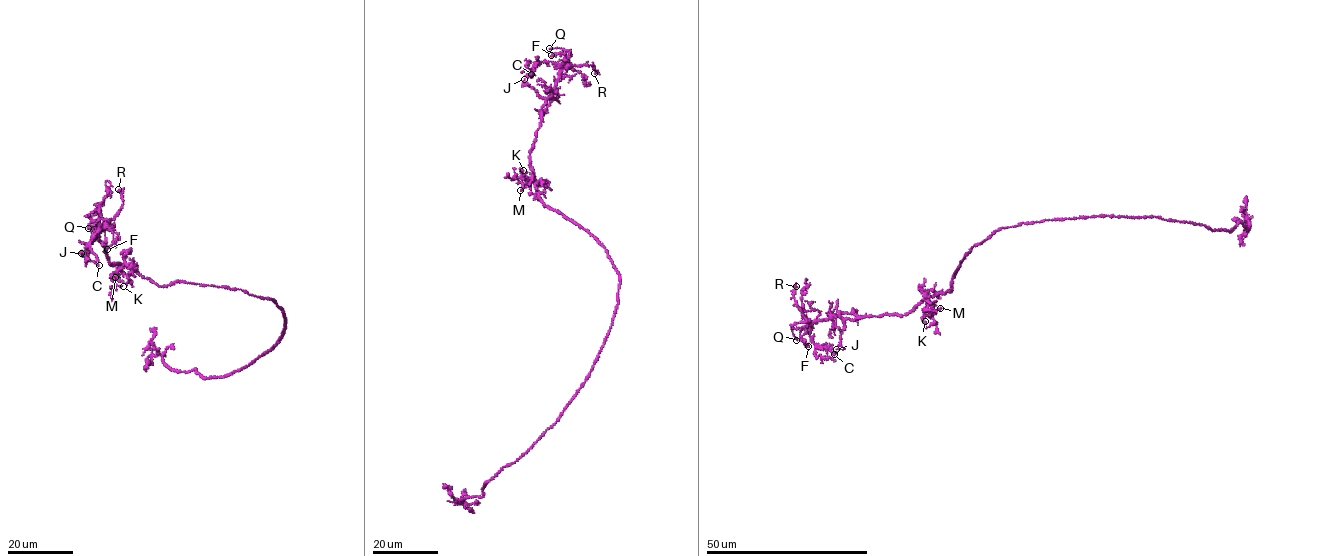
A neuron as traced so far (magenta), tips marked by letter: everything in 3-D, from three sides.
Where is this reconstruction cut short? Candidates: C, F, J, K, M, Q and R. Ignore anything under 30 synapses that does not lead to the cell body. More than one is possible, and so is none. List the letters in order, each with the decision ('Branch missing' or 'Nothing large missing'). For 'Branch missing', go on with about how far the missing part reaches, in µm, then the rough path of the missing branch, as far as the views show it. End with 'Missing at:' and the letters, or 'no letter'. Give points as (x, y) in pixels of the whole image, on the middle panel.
C: Nothing large missing
F: Nothing large missing
J: Nothing large missing
K: Nothing large missing
M: Nothing large missing
Q: Branch missing. Missing length about 35 µm. Course of what is missing: (549, 48), (538, 51), (531, 60), (514, 60), (486, 70), (461, 62)
R: Nothing large missing
Missing at: Q

